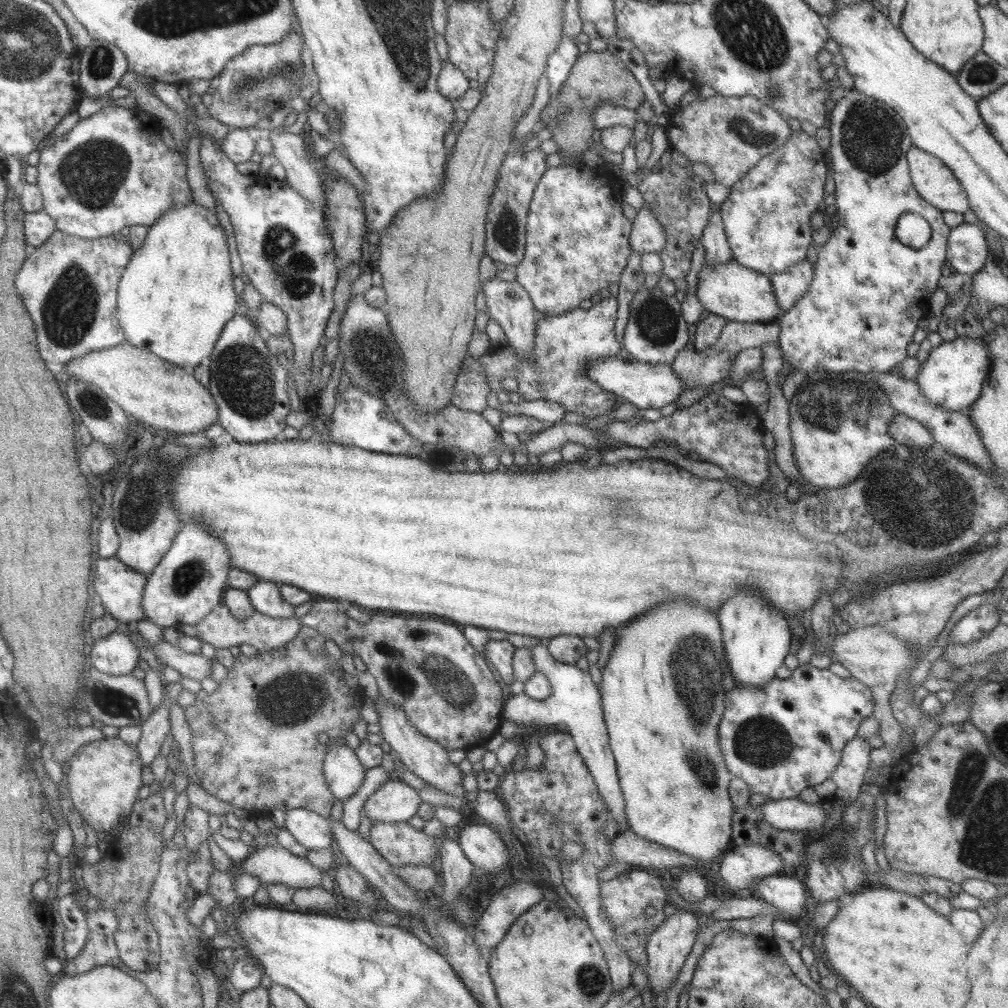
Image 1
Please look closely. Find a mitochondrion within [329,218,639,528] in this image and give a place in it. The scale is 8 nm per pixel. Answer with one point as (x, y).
(372, 352)

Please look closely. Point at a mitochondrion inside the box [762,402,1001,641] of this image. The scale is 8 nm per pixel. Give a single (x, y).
(905, 477)

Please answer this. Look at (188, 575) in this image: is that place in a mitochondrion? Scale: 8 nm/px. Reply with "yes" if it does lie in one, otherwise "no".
yes

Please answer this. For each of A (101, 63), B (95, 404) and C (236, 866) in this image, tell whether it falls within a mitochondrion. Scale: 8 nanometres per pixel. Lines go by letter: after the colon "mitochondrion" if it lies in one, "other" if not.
A: mitochondrion
B: mitochondrion
C: other

